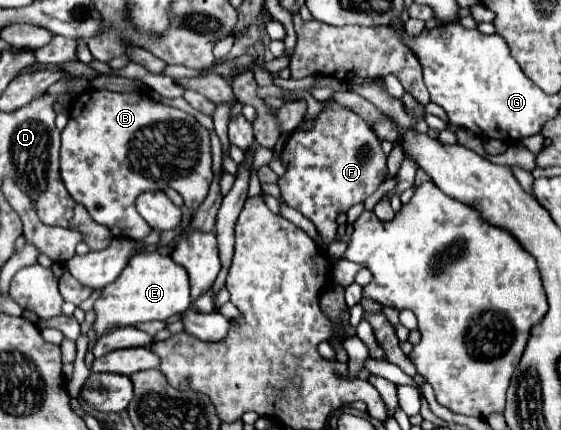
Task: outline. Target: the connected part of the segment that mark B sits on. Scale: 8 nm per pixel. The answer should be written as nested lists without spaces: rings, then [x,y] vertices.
[[[87,90],[71,100],[69,122],[61,132],[61,180],[73,198],[87,208],[97,224],[107,226],[115,236],[127,236],[143,240],[151,228],[135,210],[135,198],[145,190],[173,188],[183,196],[187,208],[197,210],[209,192],[213,178],[211,170],[211,142],[209,132],[187,112],[155,102],[145,92],[111,92],[111,90]]]

